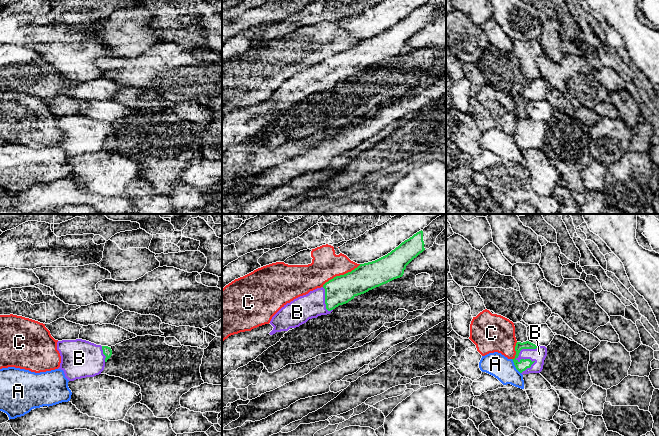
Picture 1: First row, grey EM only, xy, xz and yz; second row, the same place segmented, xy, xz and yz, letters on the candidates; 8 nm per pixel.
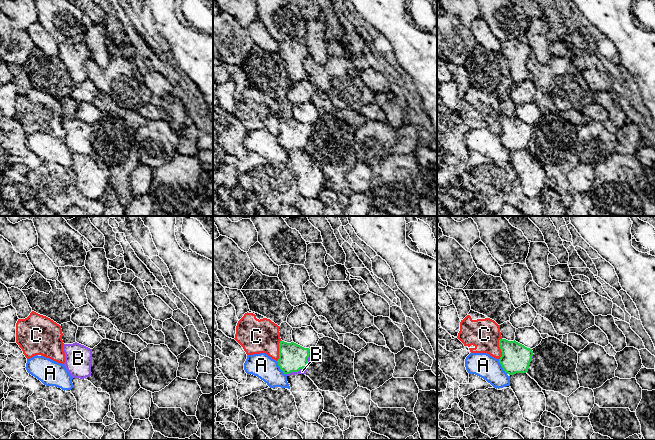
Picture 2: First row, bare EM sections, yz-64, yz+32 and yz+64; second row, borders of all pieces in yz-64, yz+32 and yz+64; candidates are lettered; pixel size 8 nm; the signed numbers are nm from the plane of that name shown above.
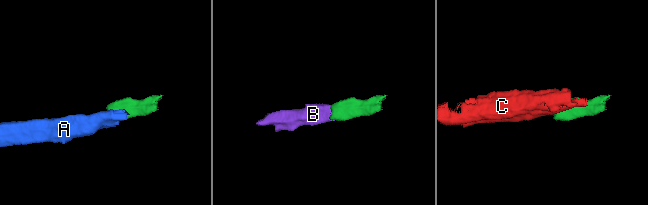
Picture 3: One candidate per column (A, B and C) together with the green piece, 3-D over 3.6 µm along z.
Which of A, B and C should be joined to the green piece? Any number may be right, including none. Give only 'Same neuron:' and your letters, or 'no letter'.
Same neuron: B

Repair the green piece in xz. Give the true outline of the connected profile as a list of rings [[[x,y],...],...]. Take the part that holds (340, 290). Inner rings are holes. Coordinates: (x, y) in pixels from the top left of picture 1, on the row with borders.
[[[442,214],[387,255],[360,264],[351,272],[336,276],[321,288],[287,303],[272,317],[270,324],[274,328],[269,334],[288,331],[309,319],[330,314],[355,296],[402,277],[406,266],[424,250],[432,247],[445,228],[446,214]]]

